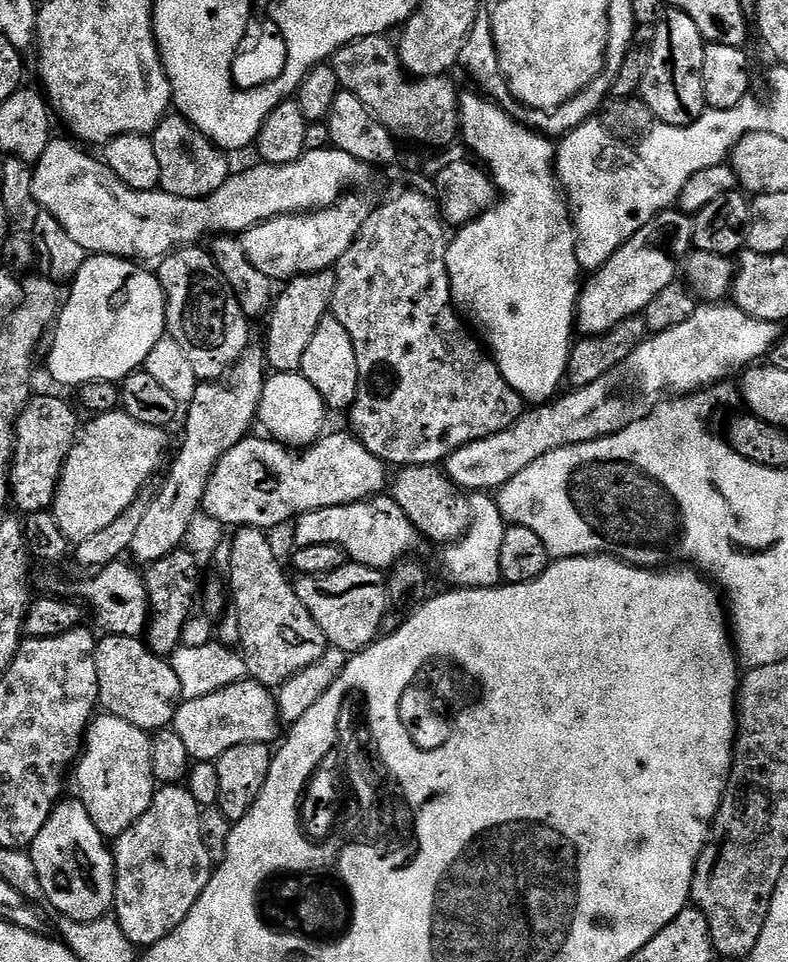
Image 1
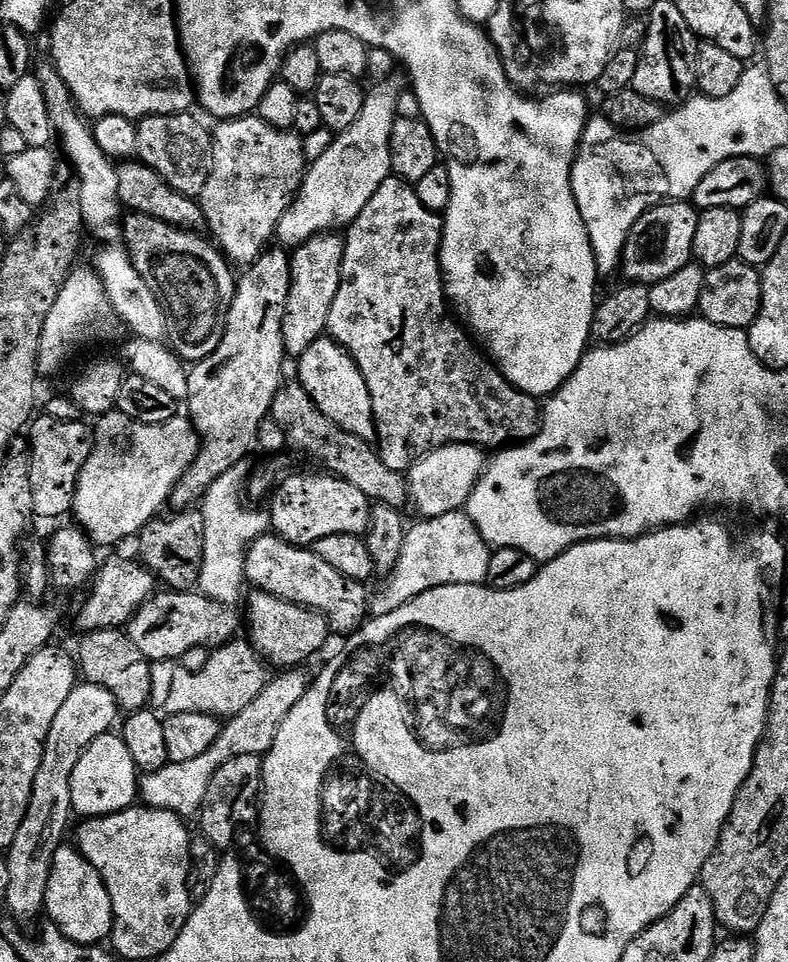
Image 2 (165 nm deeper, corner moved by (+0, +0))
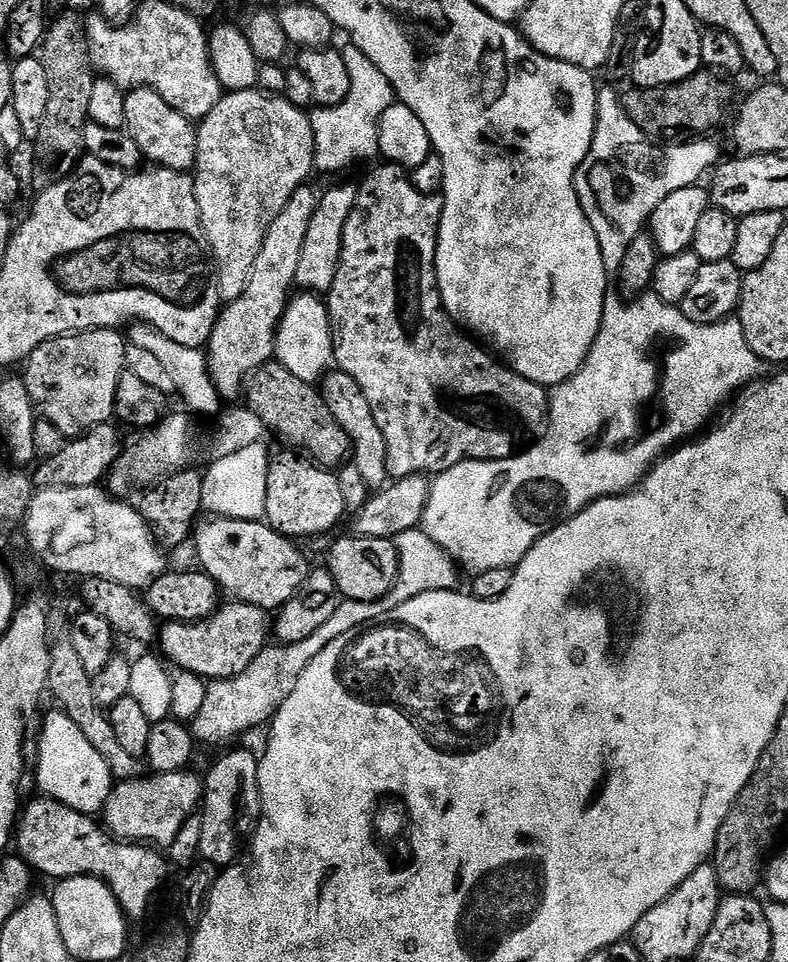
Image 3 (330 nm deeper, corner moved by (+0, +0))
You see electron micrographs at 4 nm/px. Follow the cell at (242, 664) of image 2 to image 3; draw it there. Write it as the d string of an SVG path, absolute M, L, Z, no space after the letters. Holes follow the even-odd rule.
M406 530L394 537L394 543L400 556L398 578L395 586L381 600L354 602L341 599L333 616L323 626L318 626L318 630L314 630L310 638L302 638L302 642L297 644L275 646L276 648L266 646L260 651L258 658L254 658L254 662L250 662L246 670L242 670L242 674L225 680L213 680L207 685L202 710L190 721L192 735L201 745L224 744L259 724L267 725L282 706L282 702L286 702L286 698L294 694L294 686L298 686L298 678L306 674L306 666L310 666L310 662L314 662L314 658L318 658L318 654L322 654L322 650L326 650L330 642L342 638L342 634L364 628L390 610L402 606L402 602L418 598L418 594L451 592L459 585L456 583L459 582L461 573L456 561L445 554L423 530Z

